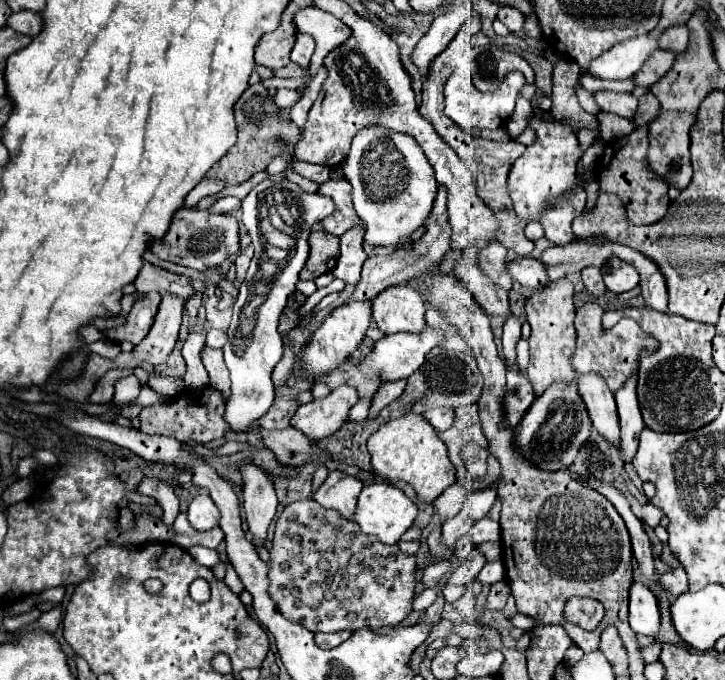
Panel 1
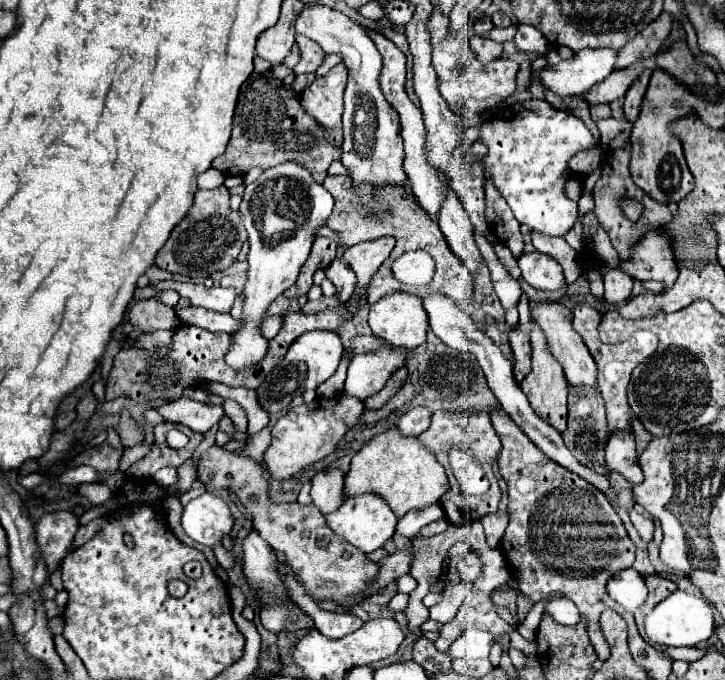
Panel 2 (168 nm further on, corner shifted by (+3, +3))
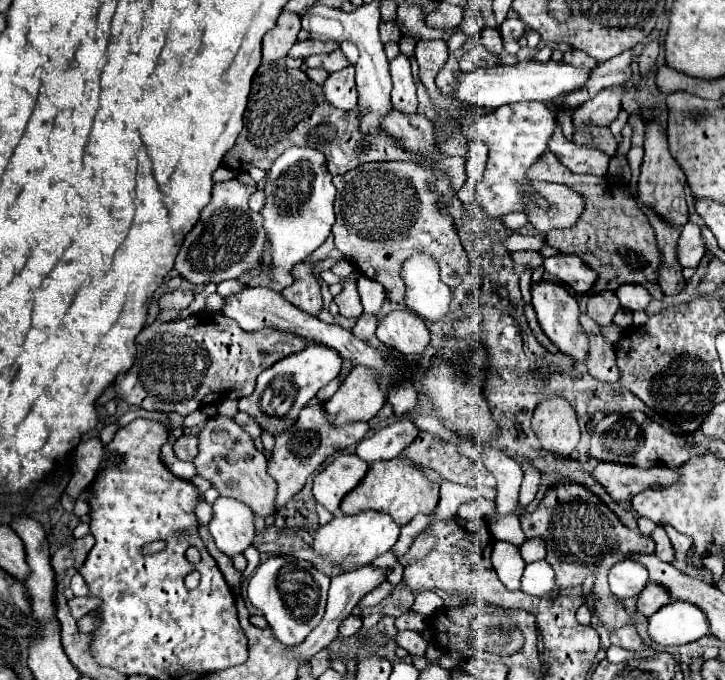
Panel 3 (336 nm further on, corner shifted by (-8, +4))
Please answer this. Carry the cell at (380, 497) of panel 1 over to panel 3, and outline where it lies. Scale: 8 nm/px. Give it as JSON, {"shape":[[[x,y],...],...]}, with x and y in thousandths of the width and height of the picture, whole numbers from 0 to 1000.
{"shape":[[[508,749],[491,757],[474,757],[472,751],[463,751],[458,766],[436,781],[430,807],[466,834],[499,834],[513,828],[521,816],[538,810],[549,796],[552,778],[554,775],[546,766],[541,766],[535,754]]]}

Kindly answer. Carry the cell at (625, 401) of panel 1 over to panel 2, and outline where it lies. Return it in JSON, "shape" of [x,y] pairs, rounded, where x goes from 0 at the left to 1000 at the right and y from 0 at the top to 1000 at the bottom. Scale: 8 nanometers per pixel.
{"shape":[[[846,638],[834,656],[834,688],[840,697],[851,694],[870,712],[881,712],[887,706],[887,694],[879,682],[876,650],[868,638]]]}

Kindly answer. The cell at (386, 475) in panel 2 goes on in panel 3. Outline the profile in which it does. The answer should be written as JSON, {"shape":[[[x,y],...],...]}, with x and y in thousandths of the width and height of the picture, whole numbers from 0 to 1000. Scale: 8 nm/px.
{"shape":[[[546,672],[541,678],[513,681],[502,704],[474,731],[469,749],[477,757],[494,754],[497,749],[519,749],[538,754],[543,766],[560,772],[577,754],[596,754],[599,746],[604,743],[604,728],[607,728],[607,713],[593,707],[577,681],[571,681],[566,672]]]}

